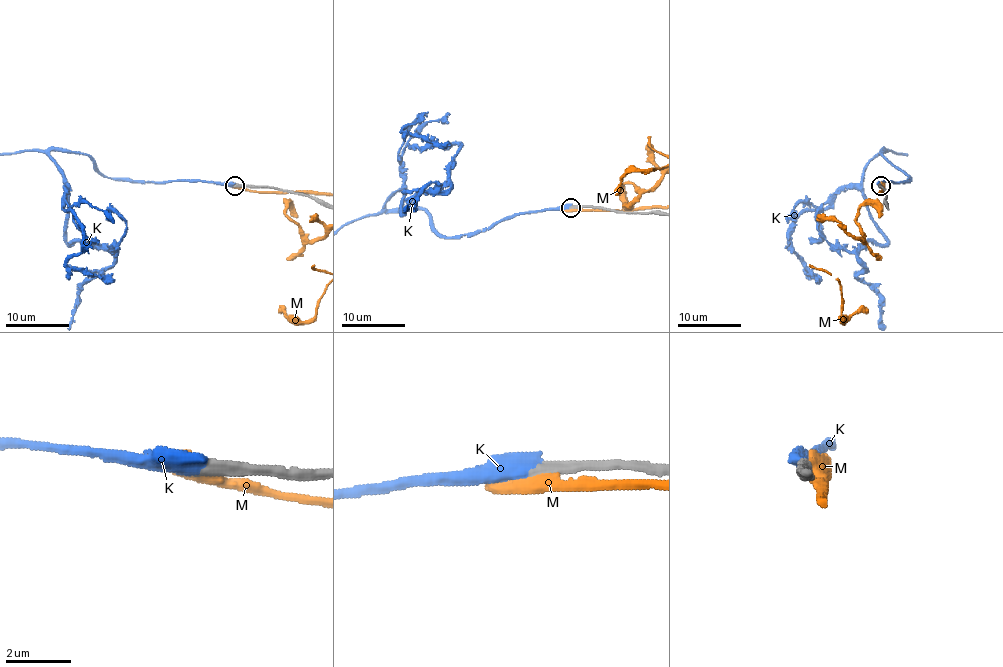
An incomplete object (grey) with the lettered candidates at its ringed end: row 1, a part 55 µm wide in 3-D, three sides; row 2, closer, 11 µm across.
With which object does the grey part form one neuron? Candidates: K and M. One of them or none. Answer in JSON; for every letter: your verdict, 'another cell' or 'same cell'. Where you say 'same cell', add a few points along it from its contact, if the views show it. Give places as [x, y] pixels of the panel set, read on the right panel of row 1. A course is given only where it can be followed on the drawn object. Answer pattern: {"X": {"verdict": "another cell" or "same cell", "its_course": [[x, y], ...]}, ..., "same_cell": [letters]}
{"K": {"verdict": "same cell"}, "M": {"verdict": "another cell"}, "same_cell": ["K"]}

